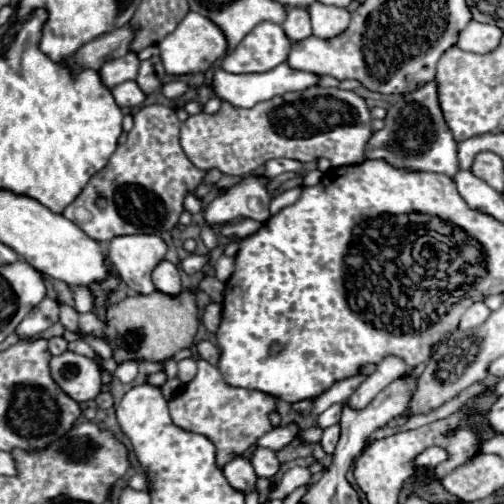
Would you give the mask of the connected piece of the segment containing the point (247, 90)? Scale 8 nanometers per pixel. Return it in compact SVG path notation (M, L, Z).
M285 62L265 74L229 74L221 68L217 68L213 72L213 82L211 82L211 90L219 100L229 102L235 108L253 108L259 102L271 100L273 96L285 94L285 92L297 92L297 90L305 90L309 86L315 86L319 80L319 76L309 74L309 72L301 72L301 70L291 70Z

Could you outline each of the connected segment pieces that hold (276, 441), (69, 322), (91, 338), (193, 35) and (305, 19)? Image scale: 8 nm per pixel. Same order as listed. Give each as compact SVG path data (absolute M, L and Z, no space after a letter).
M289 422L285 426L277 426L273 430L269 430L265 436L261 436L257 440L257 446L267 446L271 450L281 450L285 448L295 436L299 434L299 424L297 422Z
M61 306L61 314L59 314L59 322L71 330L71 332L77 332L78 330L78 321L77 321L77 310L69 308L69 306Z
M88 333L81 339L88 343L101 357L105 359L112 358L113 352L108 342L96 337L94 333Z
M189 12L183 18L183 22L177 26L177 30L159 42L159 50L161 50L159 56L163 60L167 74L181 76L181 74L209 70L211 64L215 64L219 58L223 58L223 54L227 52L227 46L229 46L227 38L215 22L211 22L209 18L205 18L197 12Z
M289 8L287 18L283 22L283 30L291 42L299 42L311 36L309 12L305 8Z

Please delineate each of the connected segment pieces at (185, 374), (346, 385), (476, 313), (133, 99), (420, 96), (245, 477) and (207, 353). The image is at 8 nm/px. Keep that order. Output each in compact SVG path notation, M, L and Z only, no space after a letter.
M187 358L187 360L181 360L181 362L179 362L179 376L177 376L177 378L179 378L183 384L191 382L191 380L195 378L195 374L197 374L197 364L195 364L193 358Z
M355 374L351 378L345 378L345 380L339 380L335 382L327 392L323 392L315 402L313 402L313 414L319 416L321 412L325 412L329 406L337 404L337 402L345 402L353 392L355 388L365 380L363 374Z
M475 302L473 306L469 306L465 310L465 314L461 316L461 322L459 322L459 328L461 330L469 330L473 326L479 326L481 322L485 322L485 318L491 314L491 310L485 306L485 302Z
M123 82L123 84L115 86L111 92L113 92L115 102L119 106L127 106L127 108L139 106L145 100L145 94L139 90L139 86L135 82Z
M429 82L415 92L405 94L397 104L387 110L385 128L375 132L365 150L367 158L383 158L397 168L439 172L453 178L459 170L457 164L457 142L443 120L443 110L439 106L437 82Z
M235 456L231 458L225 466L223 466L223 474L229 480L229 484L241 492L247 492L251 488L255 488L255 470L251 466L251 462L245 456Z
M201 340L201 342L197 342L195 350L197 350L199 358L207 360L209 364L217 364L217 360L219 360L219 348L217 348L215 344L211 344L209 340Z

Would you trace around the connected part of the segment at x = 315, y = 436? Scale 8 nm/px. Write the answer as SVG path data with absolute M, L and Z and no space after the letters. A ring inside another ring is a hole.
M311 426L311 428L303 430L301 444L319 444L319 442L321 442L321 436L323 436L323 428L319 428L319 426Z

